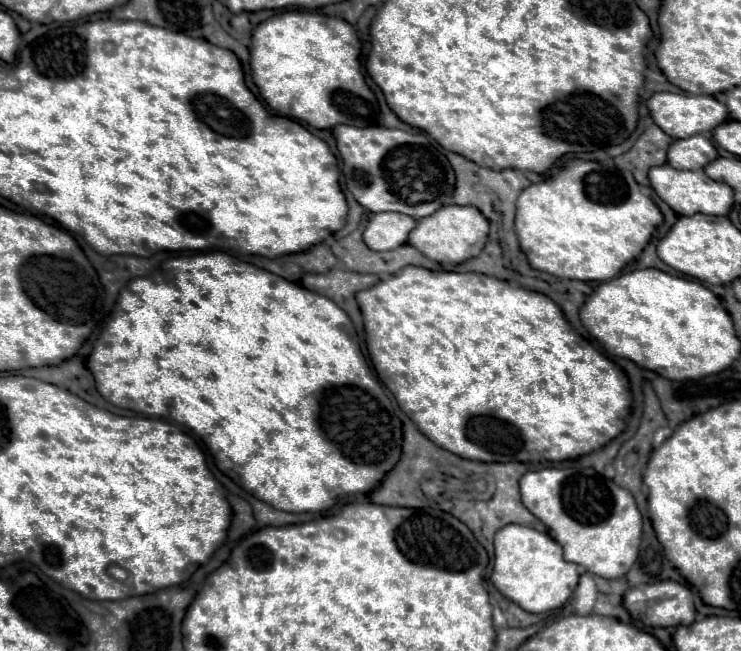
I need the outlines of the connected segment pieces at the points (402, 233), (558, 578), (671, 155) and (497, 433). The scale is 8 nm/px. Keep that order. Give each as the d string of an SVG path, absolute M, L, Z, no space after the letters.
M396 212L370 214L362 240L370 250L394 250L406 242L414 226L416 220L408 218L406 214Z
M508 524L496 532L490 580L504 598L512 600L526 612L548 612L560 608L572 596L578 576L578 566L564 560L562 546L548 534L520 524Z
M702 134L674 140L668 148L668 164L676 170L702 170L708 162L716 160L718 152L714 144Z
M406 266L390 280L384 280L366 290L360 290L356 294L356 302L362 310L366 346L368 346L368 354L379 381L394 394L400 410L418 426L418 430L444 450L450 450L462 458L480 460L480 462L510 462L510 460L528 462L536 458L538 462L542 460L562 462L562 460L572 460L602 448L612 438L616 438L626 426L624 418L630 414L632 394L630 394L630 386L628 386L628 378L624 370L618 368L604 354L600 354L588 340L576 334L566 322L562 310L548 296L540 292L510 286L504 280L498 280L488 274L478 274L478 272L432 272L428 268Z

